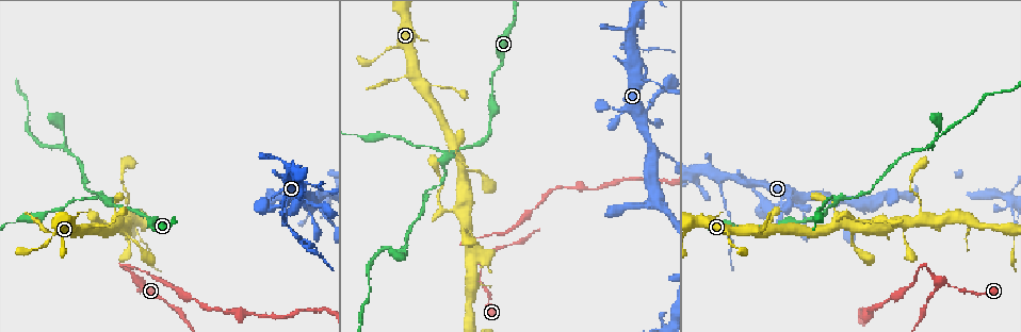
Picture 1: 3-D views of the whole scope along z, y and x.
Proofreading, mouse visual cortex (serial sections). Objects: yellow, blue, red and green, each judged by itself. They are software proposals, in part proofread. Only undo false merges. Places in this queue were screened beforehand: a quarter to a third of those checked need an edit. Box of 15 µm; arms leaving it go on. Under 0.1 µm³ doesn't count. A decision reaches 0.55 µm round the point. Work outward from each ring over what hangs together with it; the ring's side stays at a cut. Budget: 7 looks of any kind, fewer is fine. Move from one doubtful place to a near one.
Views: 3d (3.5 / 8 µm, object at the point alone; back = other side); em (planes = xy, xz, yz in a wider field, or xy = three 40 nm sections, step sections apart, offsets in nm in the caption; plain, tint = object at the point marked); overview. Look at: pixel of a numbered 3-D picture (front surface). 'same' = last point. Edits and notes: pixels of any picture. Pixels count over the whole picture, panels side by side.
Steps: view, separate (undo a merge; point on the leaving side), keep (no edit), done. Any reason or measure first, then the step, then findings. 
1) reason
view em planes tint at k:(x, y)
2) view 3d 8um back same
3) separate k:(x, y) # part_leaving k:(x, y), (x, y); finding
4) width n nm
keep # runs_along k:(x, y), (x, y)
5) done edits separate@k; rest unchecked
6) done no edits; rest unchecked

three-way junction
view 3d 8um at 1:(656, 154)

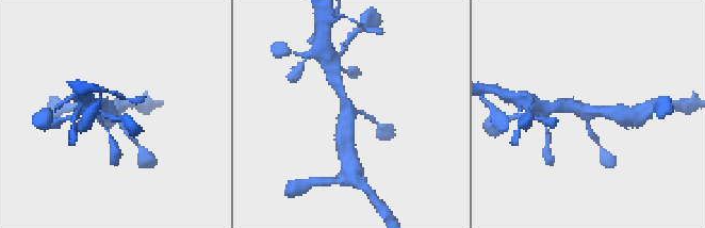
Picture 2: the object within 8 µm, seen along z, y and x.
arms 3; arm_widths 150, 300, 400 nm
view em xy step 1 tint at 2:(585, 113)

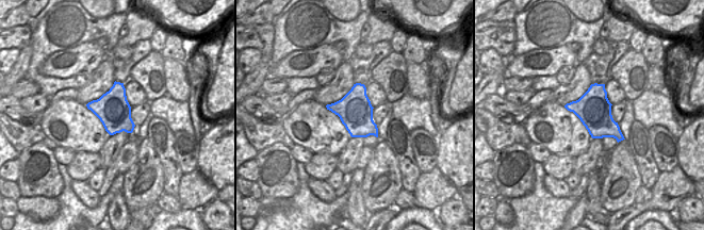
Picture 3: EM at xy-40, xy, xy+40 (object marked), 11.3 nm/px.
keep # runs_along 2:(561, 108), (616, 115); one cell here

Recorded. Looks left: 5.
thin arm on a thick one
view 3d 3.5um at 1:(723, 177)

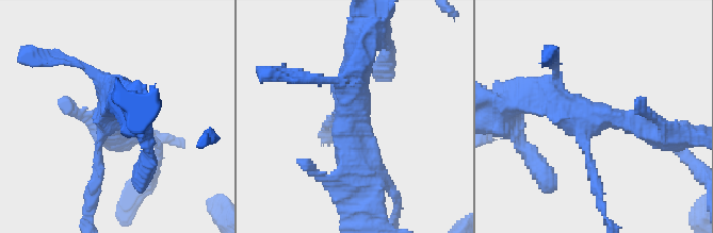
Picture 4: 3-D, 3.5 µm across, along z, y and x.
arms 3; arm_widths 150, 400, 400 nm
view em xy step 1 tint at 4:(588, 119)

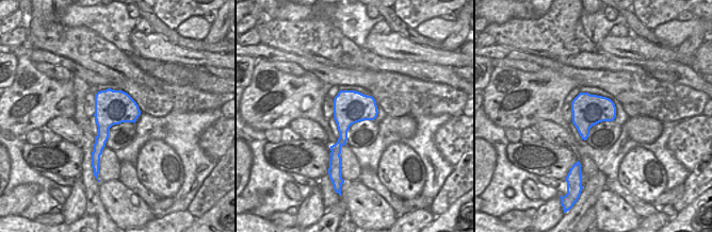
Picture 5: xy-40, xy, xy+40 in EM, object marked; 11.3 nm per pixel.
separate 4:(92, 183) # part_leaving 4:(98, 147), (88, 218); a second cell is stuck on

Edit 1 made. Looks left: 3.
done edits separate@4; rest unchecked

